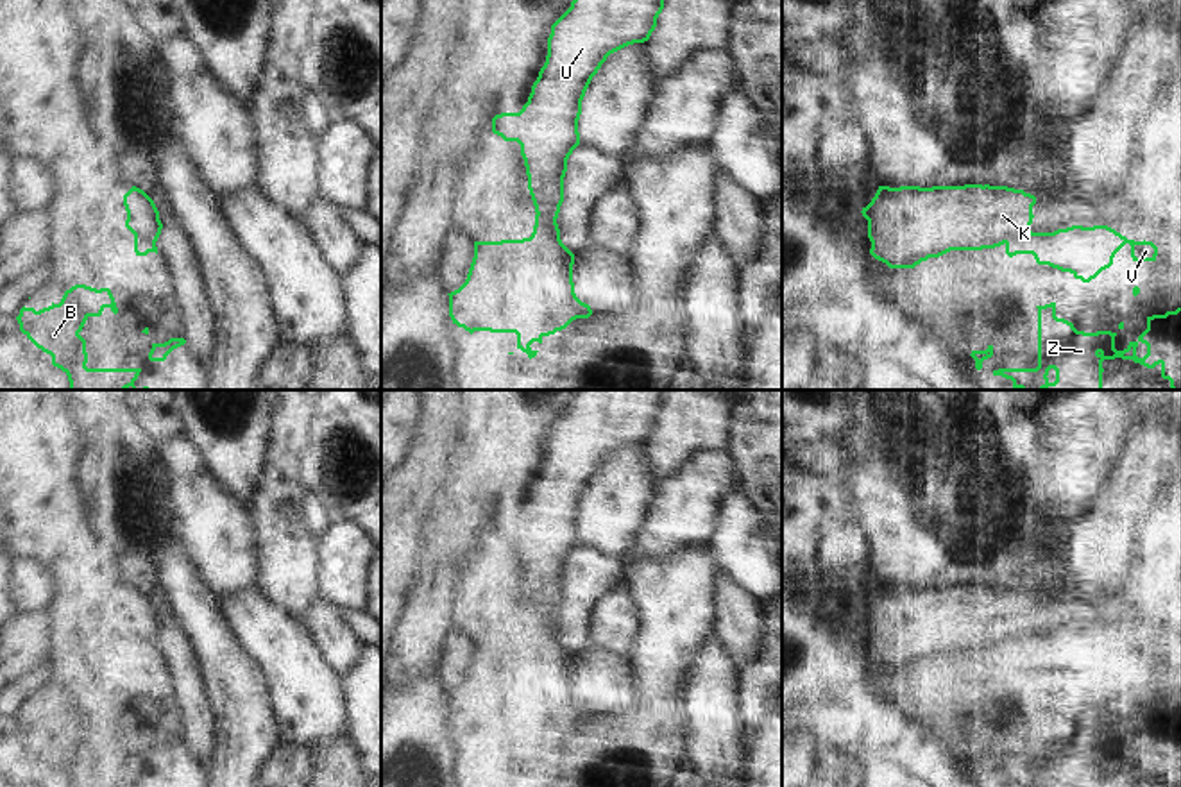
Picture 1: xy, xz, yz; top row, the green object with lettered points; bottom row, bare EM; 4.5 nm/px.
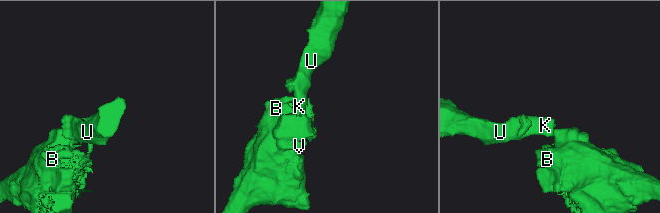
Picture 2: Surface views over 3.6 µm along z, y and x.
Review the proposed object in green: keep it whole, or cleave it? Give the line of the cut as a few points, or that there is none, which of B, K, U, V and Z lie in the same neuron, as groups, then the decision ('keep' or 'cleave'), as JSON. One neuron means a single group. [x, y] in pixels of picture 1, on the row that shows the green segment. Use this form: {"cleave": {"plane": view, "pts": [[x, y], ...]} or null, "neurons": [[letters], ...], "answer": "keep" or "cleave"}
{"cleave": {"plane": "yz", "pts": [[1031, 231], [1010, 236], [1004, 242]]}, "neurons": [["B", "V", "Z"], ["K", "U"]], "answer": "cleave"}

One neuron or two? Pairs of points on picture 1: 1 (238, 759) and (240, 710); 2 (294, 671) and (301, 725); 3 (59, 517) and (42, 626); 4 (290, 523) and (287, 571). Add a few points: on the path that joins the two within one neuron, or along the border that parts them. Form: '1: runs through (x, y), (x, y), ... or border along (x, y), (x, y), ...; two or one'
1: runs through (240, 746), (240, 723); one
2: runs through (297, 684), (301, 712); one
3: border along (49, 610), (52, 621); two
4: runs through (288, 535), (288, 558); one

